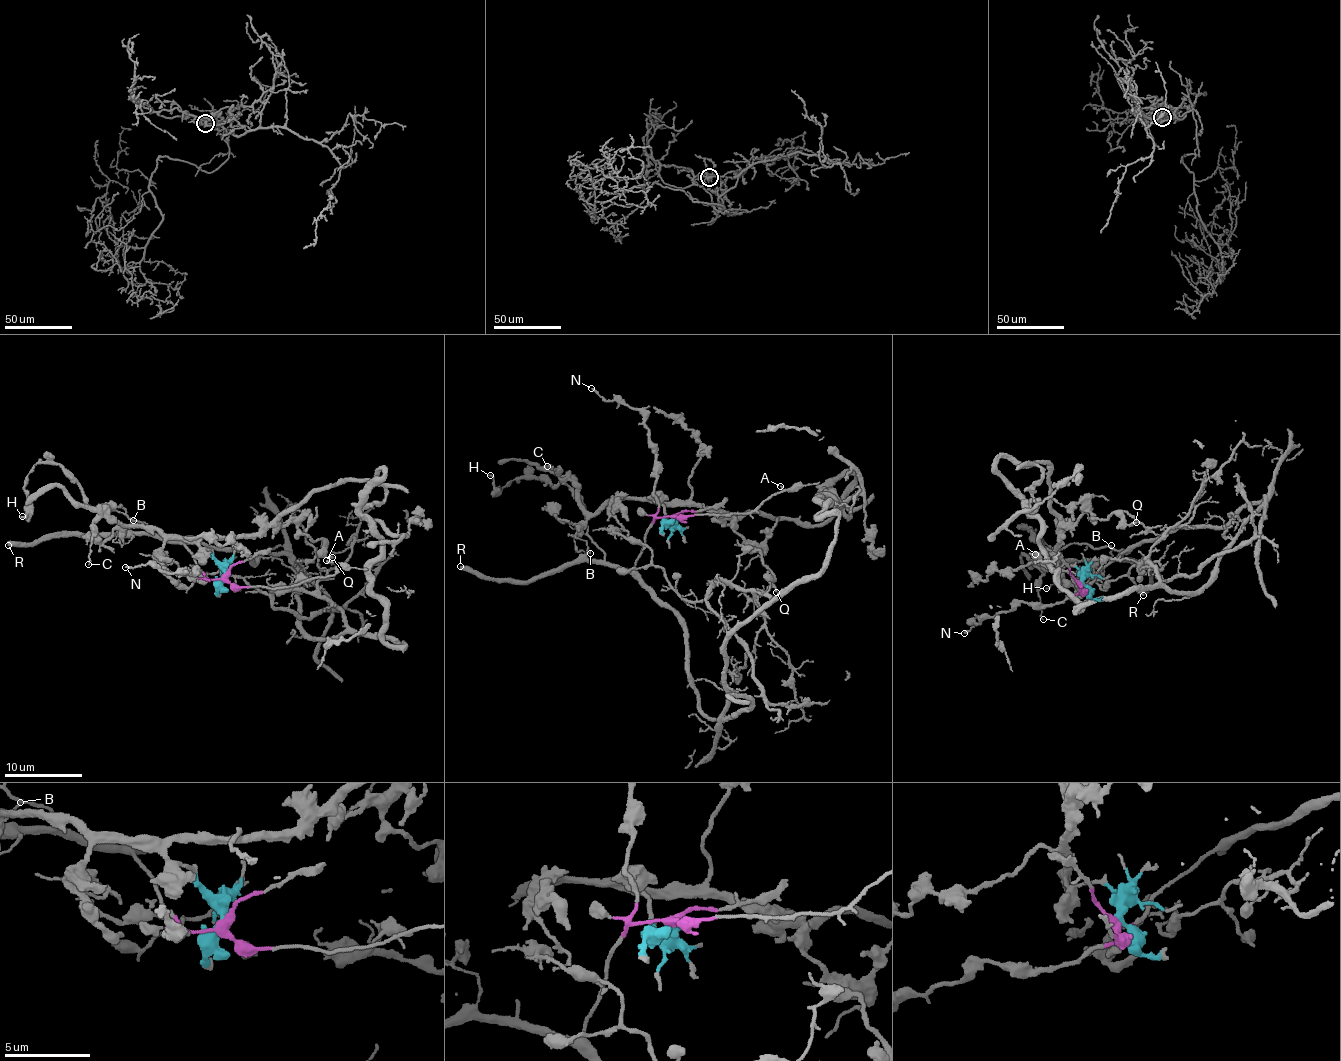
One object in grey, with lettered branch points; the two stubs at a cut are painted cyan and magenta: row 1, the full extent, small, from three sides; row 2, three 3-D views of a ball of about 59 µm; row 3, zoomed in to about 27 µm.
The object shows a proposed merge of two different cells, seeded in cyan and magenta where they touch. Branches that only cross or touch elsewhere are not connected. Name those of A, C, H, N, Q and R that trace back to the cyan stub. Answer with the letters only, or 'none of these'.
H, Q

